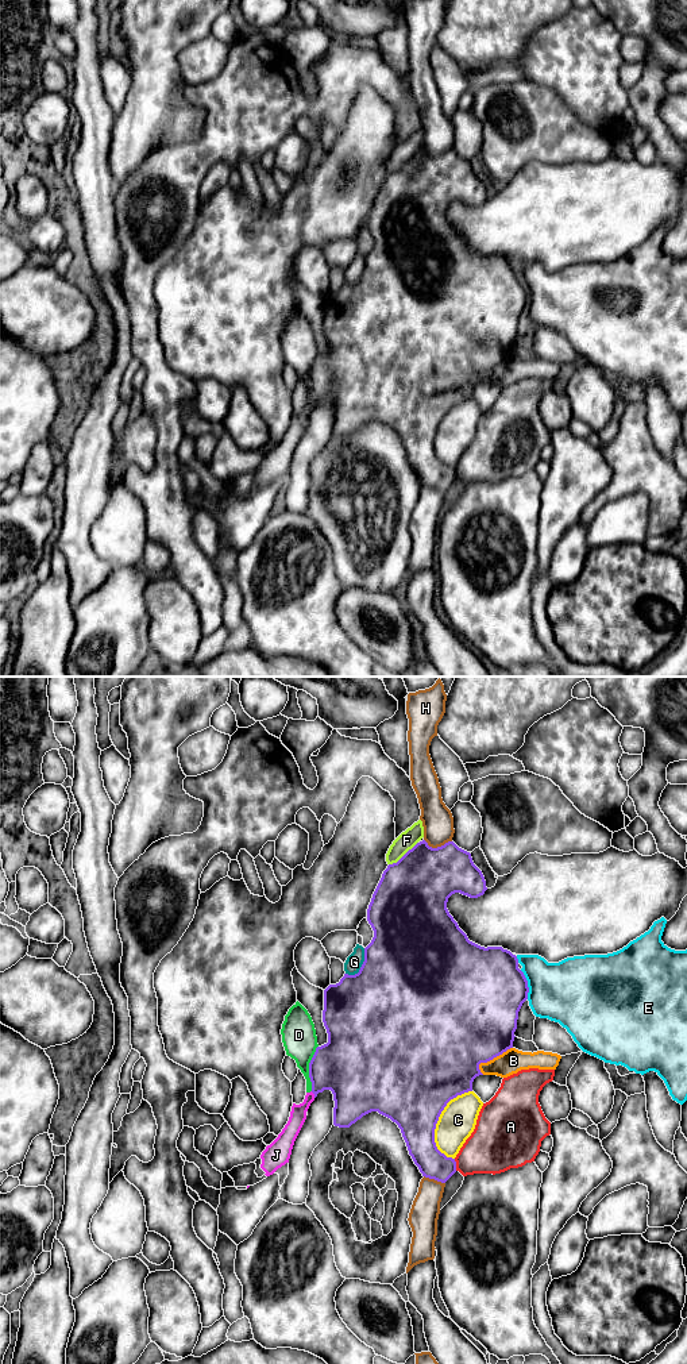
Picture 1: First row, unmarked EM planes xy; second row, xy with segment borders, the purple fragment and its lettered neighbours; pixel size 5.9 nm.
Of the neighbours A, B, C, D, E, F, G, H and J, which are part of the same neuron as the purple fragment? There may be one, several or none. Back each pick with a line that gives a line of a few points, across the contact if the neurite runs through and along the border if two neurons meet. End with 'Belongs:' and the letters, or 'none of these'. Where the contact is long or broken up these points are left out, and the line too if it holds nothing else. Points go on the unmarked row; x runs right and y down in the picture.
Belongs: none of these

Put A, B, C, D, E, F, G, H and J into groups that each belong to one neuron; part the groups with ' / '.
A / B / C / D J / E / F / G / H

